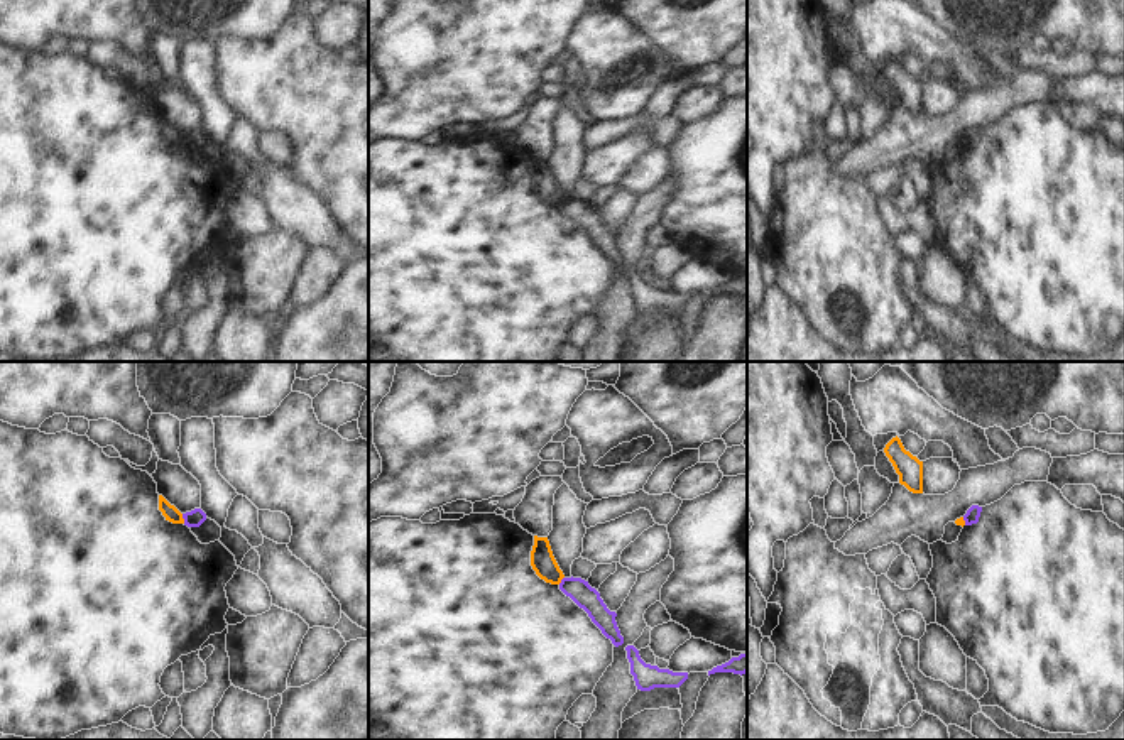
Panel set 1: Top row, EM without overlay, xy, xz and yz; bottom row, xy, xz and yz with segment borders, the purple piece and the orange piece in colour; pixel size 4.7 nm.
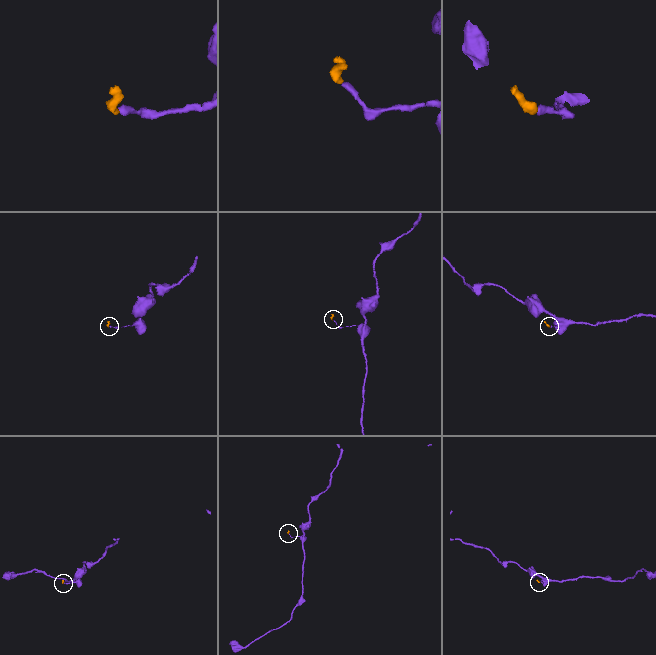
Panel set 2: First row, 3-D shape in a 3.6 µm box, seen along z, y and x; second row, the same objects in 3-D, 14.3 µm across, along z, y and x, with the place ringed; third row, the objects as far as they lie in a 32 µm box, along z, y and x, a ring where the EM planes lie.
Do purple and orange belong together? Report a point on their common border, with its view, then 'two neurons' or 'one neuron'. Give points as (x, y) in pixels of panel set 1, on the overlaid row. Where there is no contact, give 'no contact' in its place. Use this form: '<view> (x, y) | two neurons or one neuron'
xy (183, 517) | two neurons

